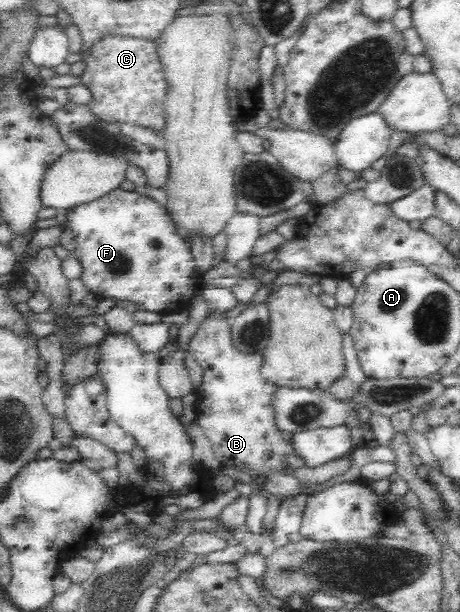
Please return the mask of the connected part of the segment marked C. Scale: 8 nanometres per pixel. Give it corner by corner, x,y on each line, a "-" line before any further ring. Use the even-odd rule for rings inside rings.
105,35
91,46
88,54
83,54
85,71
81,74
81,83
91,90
92,98
88,108
100,120
117,123
132,123
145,126
157,132
163,132
163,100
167,94
167,82
163,78
163,66
155,42
139,37
121,37
121,35

